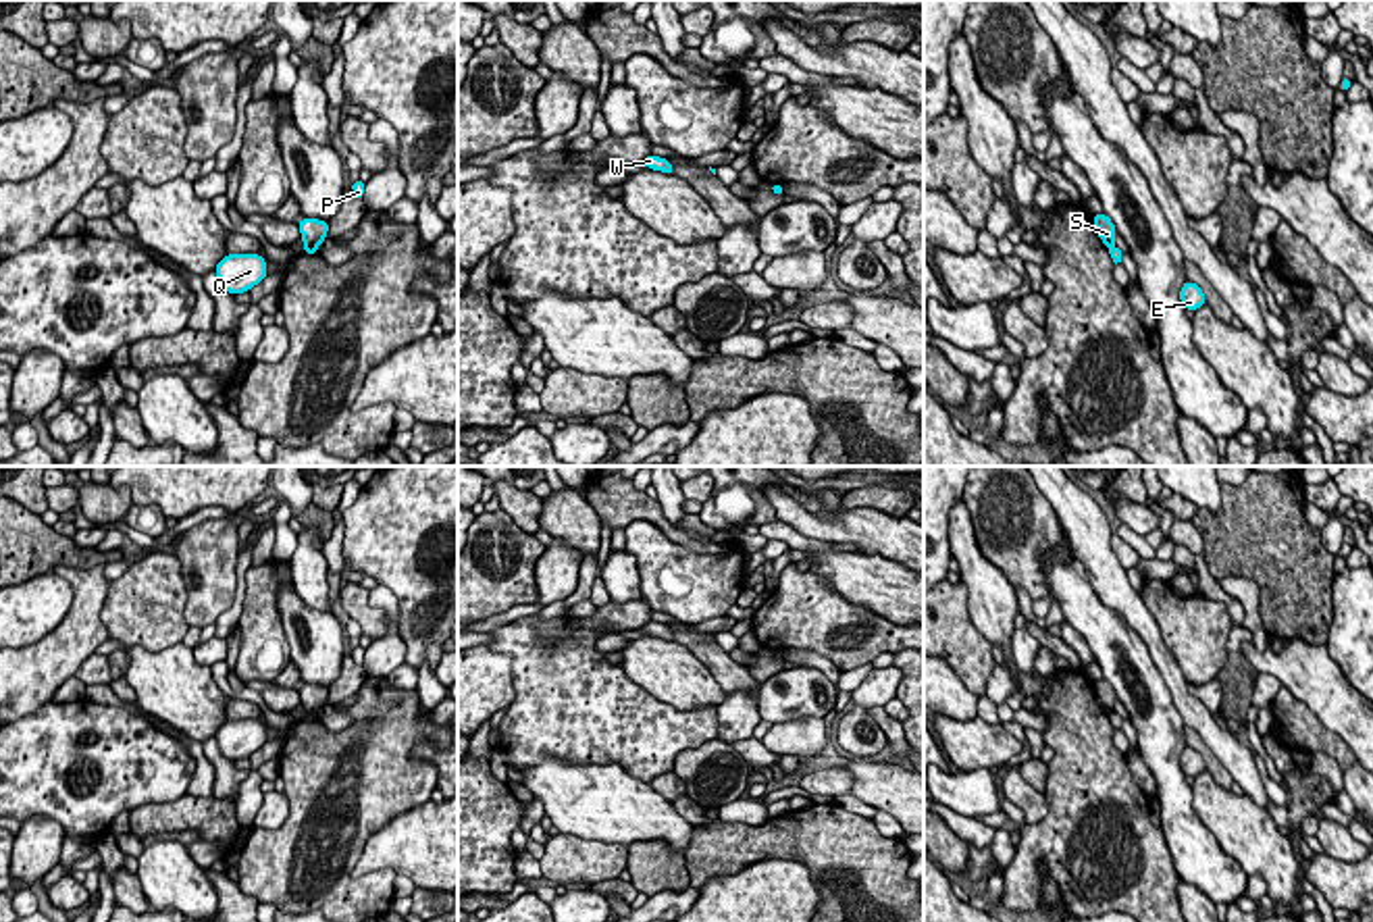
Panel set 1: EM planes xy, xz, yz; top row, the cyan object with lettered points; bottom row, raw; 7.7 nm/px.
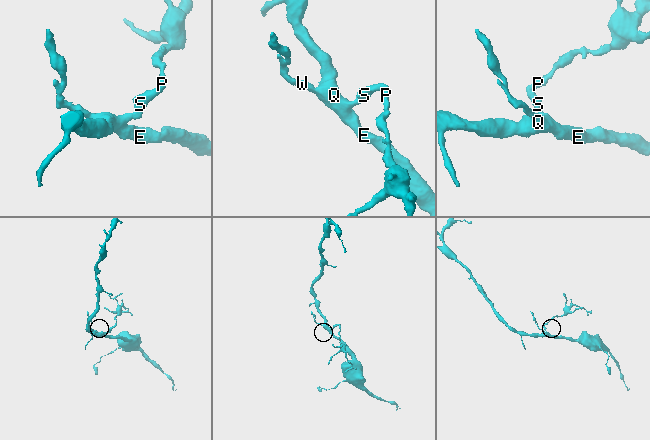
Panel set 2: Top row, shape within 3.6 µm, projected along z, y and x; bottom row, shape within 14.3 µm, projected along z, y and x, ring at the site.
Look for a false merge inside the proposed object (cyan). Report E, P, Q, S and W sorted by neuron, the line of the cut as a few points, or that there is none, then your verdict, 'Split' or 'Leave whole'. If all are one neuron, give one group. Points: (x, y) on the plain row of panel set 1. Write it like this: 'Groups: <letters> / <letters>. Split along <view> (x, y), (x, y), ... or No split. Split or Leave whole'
Groups: E Q W / P S. Split along xy (304, 712), (317, 714). Split

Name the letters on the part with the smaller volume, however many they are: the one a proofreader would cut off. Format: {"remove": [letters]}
{"remove": ["P", "S"]}

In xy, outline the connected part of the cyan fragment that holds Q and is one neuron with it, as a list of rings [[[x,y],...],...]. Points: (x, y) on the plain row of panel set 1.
[[[227,720],[214,735],[218,749],[229,760],[243,760],[258,751],[266,741],[260,720]]]

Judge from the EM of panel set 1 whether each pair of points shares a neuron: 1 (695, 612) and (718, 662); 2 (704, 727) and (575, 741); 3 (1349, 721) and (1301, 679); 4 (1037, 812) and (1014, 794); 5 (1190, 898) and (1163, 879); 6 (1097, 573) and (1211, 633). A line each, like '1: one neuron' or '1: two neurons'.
1: two neurons
2: one neuron
3: one neuron
4: one neuron
5: two neurons
6: two neurons

